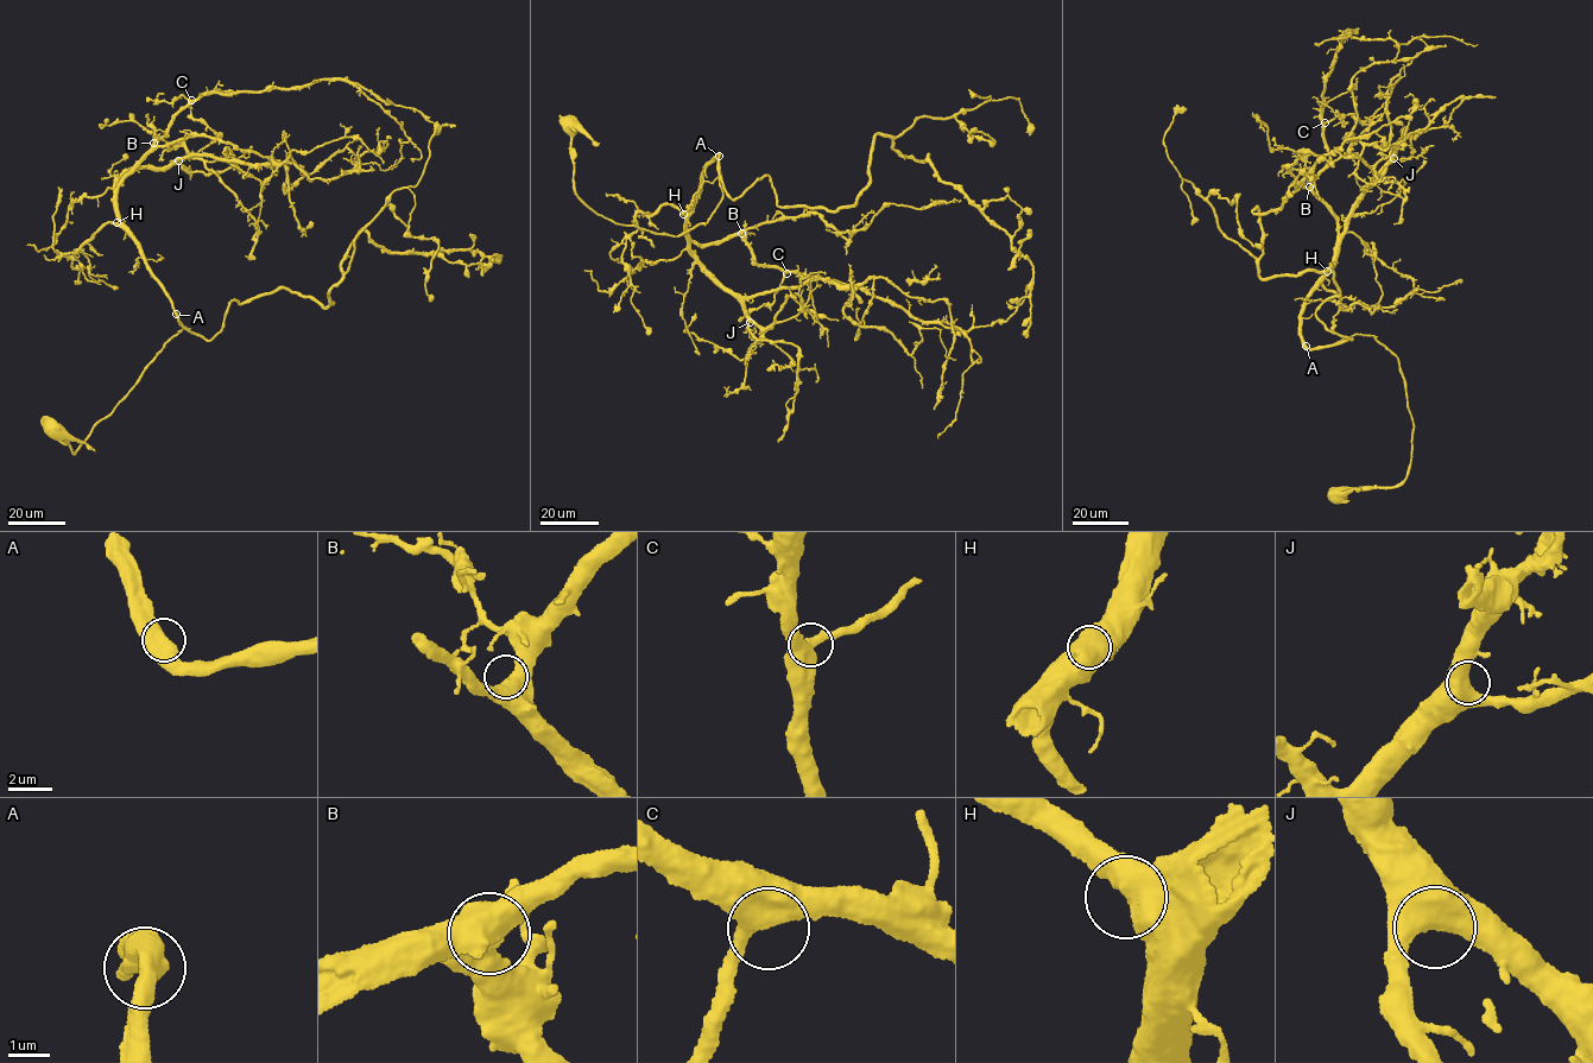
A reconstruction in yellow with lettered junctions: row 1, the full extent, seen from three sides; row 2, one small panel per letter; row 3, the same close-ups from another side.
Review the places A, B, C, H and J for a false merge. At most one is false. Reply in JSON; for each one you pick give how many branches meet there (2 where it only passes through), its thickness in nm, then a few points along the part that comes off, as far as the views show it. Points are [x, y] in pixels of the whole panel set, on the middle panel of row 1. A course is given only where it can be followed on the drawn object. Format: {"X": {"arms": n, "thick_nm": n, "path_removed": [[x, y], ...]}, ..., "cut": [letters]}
{"cut": []}

